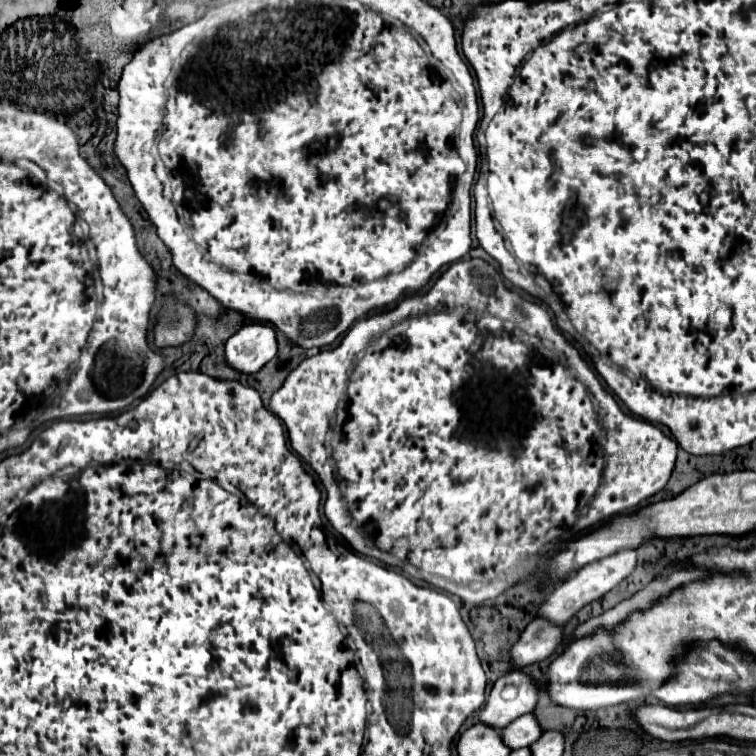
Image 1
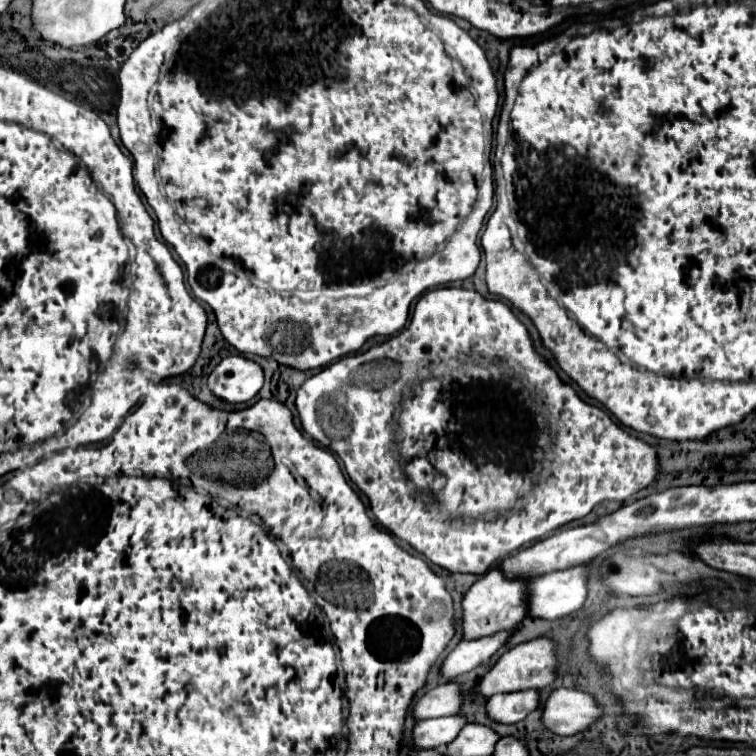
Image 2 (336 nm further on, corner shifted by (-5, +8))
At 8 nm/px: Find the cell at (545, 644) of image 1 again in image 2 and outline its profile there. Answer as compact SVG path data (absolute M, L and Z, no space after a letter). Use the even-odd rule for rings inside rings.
M447 682L447 684L433 688L433 690L427 690L411 706L411 716L415 720L451 716L459 710L461 702L463 702L463 690L455 682Z

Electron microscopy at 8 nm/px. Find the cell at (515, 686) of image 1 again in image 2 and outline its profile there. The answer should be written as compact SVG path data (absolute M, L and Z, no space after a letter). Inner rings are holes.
M443 716L443 718L431 718L417 722L413 726L411 734L411 746L415 750L435 750L443 748L447 742L455 740L459 734L459 728L463 728L465 718L461 716Z

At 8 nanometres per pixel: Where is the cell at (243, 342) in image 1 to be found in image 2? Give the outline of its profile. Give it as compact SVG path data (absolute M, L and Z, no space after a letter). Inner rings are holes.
M227 356L213 368L207 384L213 396L229 404L243 404L255 398L261 390L263 370L243 356Z

